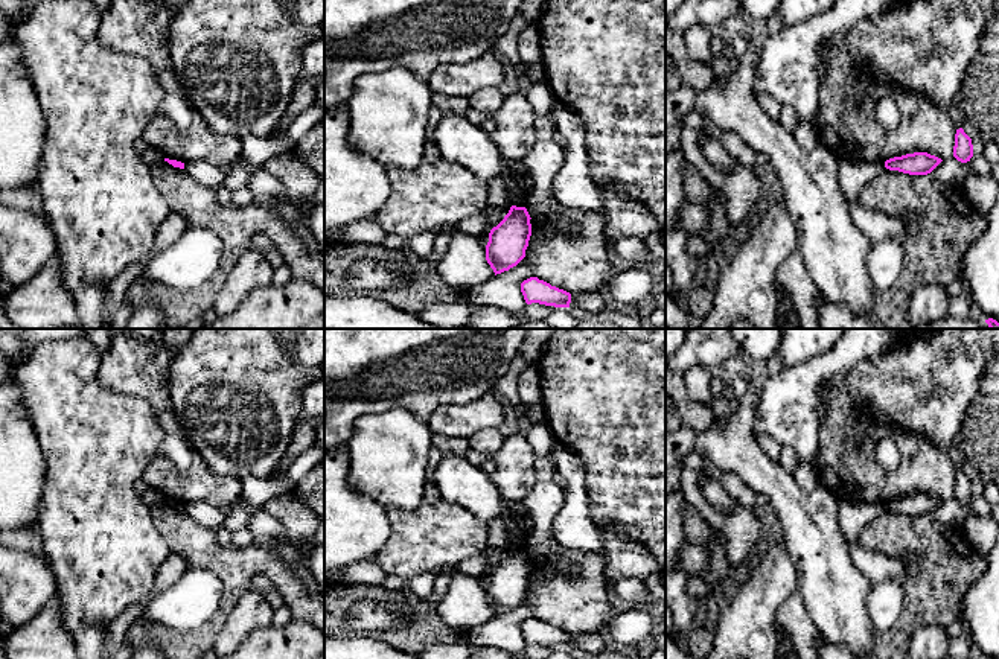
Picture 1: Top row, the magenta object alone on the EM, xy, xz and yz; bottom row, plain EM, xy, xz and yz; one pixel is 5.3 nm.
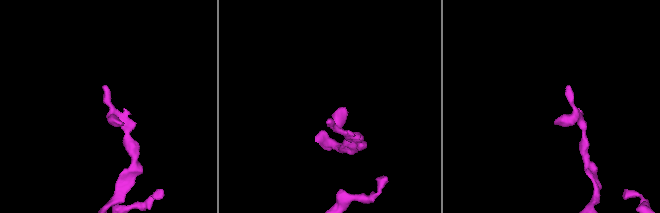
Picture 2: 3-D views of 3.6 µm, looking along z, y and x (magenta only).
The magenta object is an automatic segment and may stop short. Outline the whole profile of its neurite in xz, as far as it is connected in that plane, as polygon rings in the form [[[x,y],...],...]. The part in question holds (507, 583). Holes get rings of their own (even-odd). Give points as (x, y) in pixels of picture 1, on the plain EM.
[[[512,546],[504,560],[490,571],[486,601],[495,616],[509,612],[525,598],[531,577],[530,560],[525,548]]]

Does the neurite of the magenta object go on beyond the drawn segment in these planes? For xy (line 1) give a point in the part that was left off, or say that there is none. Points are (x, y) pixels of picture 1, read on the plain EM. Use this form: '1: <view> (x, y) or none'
1: none

